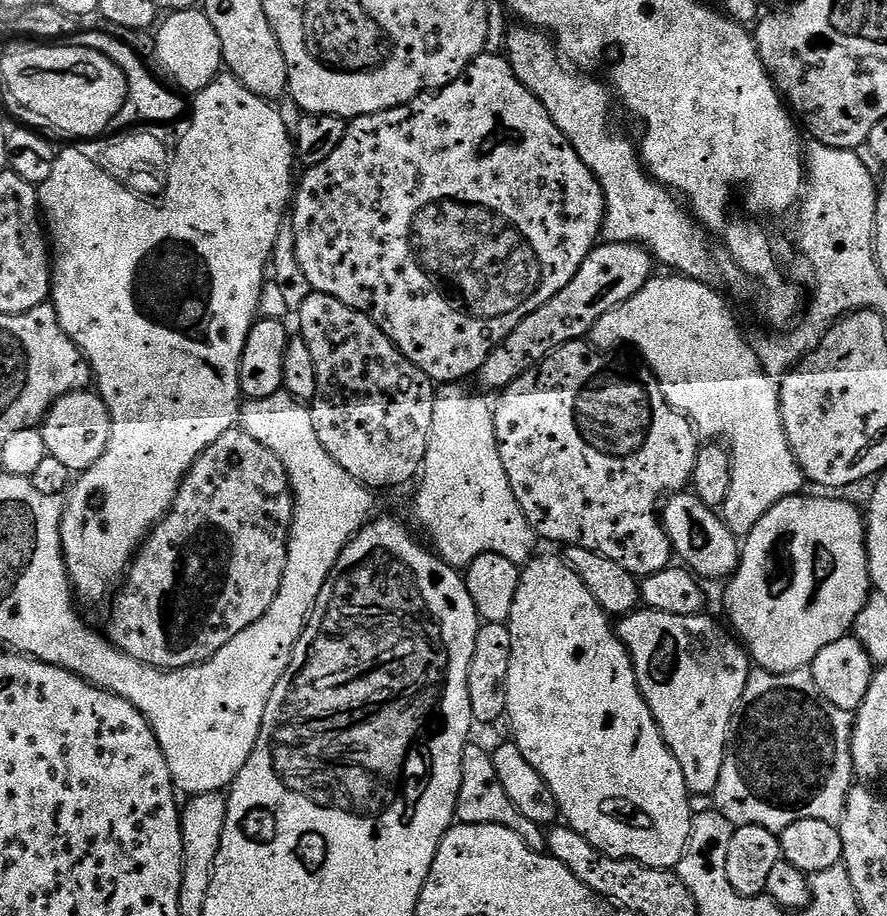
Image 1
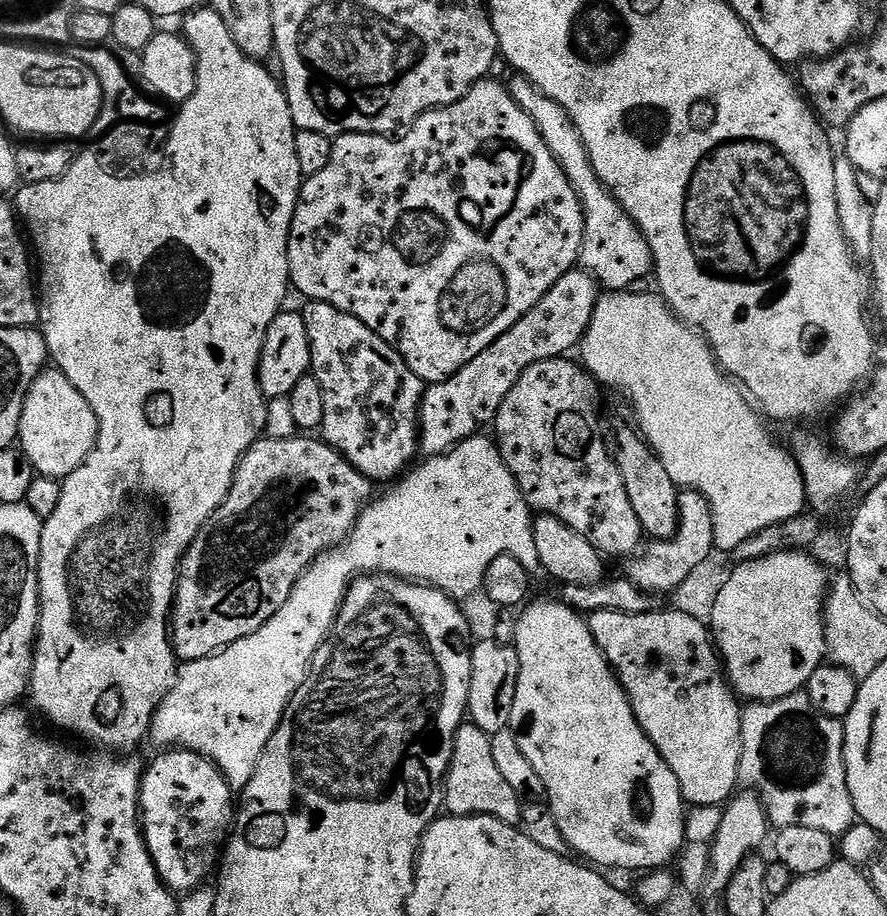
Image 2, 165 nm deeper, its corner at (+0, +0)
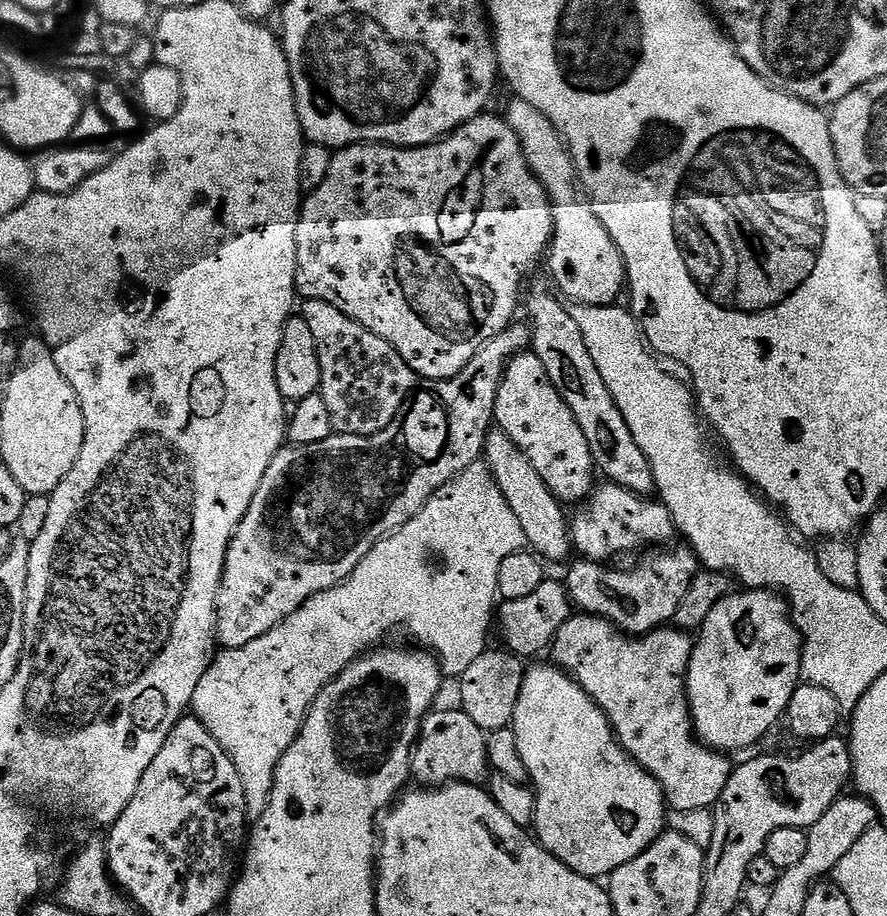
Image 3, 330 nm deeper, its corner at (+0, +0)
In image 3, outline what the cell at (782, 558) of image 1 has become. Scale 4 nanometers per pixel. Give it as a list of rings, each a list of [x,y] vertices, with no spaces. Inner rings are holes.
[[[736,590],[722,598],[722,602],[710,610],[692,645],[688,667],[688,705],[692,711],[692,727],[700,743],[715,748],[717,752],[733,754],[743,748],[754,747],[779,720],[781,723],[794,690],[802,682],[800,667],[804,639],[792,621],[787,599],[779,591],[772,591]]]

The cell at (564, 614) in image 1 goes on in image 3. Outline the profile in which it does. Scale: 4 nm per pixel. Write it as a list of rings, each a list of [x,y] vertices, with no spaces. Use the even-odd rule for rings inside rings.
[[[551,663],[548,664],[540,664],[537,668],[529,667],[525,671],[522,694],[518,698],[518,706],[514,710],[514,718],[510,725],[518,738],[518,754],[522,754],[522,762],[526,762],[531,787],[536,789],[534,835],[547,852],[554,854],[554,858],[558,858],[566,866],[570,866],[570,870],[574,870],[583,876],[607,878],[611,876],[614,870],[618,870],[618,866],[626,866],[626,862],[638,858],[638,854],[645,852],[658,837],[664,835],[666,831],[664,791],[658,781],[645,768],[641,768],[640,763],[630,753],[625,752],[616,738],[616,733],[612,731],[611,722],[606,718],[604,711],[592,701],[590,694],[586,694],[586,690],[582,690],[582,686],[576,683],[567,672],[553,666]]]

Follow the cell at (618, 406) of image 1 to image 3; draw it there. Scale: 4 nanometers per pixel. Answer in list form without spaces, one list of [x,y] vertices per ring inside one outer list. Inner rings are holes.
[[[522,352],[506,366],[504,381],[498,386],[494,420],[499,431],[506,433],[510,442],[530,458],[542,482],[546,482],[561,504],[576,506],[592,495],[594,465],[586,434],[582,434],[582,426],[570,414],[570,406],[566,406],[562,394],[554,390],[546,366],[542,366],[535,352]]]

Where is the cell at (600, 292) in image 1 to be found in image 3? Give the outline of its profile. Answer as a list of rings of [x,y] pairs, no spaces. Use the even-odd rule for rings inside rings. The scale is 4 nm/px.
[[[513,322],[506,330],[502,330],[494,338],[490,338],[490,342],[486,342],[486,346],[482,346],[482,350],[478,350],[478,354],[474,354],[474,358],[470,358],[467,366],[453,380],[425,380],[413,388],[412,393],[408,395],[408,401],[402,406],[402,410],[396,415],[394,422],[390,422],[390,426],[386,426],[386,430],[373,436],[334,434],[330,438],[326,438],[326,442],[314,442],[310,446],[285,446],[281,448],[278,455],[270,462],[270,466],[262,478],[262,486],[258,486],[258,494],[254,494],[254,498],[250,502],[250,510],[246,510],[246,514],[228,547],[228,557],[224,563],[224,578],[220,583],[220,594],[216,603],[216,638],[219,647],[226,649],[246,646],[246,642],[254,642],[254,638],[262,638],[262,634],[274,630],[274,626],[278,626],[283,620],[290,618],[290,614],[294,614],[294,610],[301,608],[307,600],[314,598],[316,594],[337,588],[339,584],[344,583],[351,576],[358,566],[358,562],[362,562],[362,558],[366,558],[366,554],[370,554],[370,550],[374,550],[376,543],[392,532],[396,532],[402,526],[406,526],[406,522],[410,522],[410,518],[417,516],[422,510],[422,506],[426,506],[429,498],[438,490],[442,490],[442,486],[446,486],[455,476],[462,475],[468,467],[477,463],[484,455],[484,444],[488,441],[488,433],[494,424],[498,386],[504,381],[506,366],[515,356],[529,351],[531,342],[532,333],[529,325]]]

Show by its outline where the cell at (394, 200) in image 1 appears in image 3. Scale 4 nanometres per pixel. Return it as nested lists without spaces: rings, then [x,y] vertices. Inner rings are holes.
[[[481,114],[475,116],[470,122],[466,122],[461,128],[445,136],[442,140],[436,140],[432,144],[427,144],[421,148],[394,148],[390,144],[352,144],[348,148],[341,148],[335,153],[330,162],[330,174],[326,174],[326,178],[322,181],[322,186],[318,186],[318,190],[307,193],[303,197],[300,205],[300,217],[298,218],[298,230],[296,231],[296,245],[298,246],[298,254],[296,255],[296,290],[304,300],[325,300],[330,302],[330,306],[338,306],[338,310],[342,310],[342,314],[346,314],[350,318],[354,318],[362,326],[366,326],[366,330],[370,330],[374,334],[378,334],[378,338],[382,338],[386,342],[390,342],[390,346],[394,346],[394,350],[398,350],[398,354],[402,354],[402,358],[411,366],[413,372],[421,381],[425,380],[453,380],[462,369],[470,362],[470,358],[474,358],[474,354],[478,354],[478,350],[482,350],[482,346],[486,346],[486,342],[490,342],[490,338],[494,338],[502,330],[506,330],[509,324],[513,323],[516,307],[521,307],[522,296],[520,300],[520,283],[535,270],[541,267],[542,261],[545,259],[548,245],[552,243],[552,231],[554,230],[554,214],[552,213],[552,199],[548,196],[547,190],[542,186],[542,182],[528,169],[528,163],[524,157],[522,146],[518,142],[518,138],[514,134],[514,130],[510,130],[507,119],[496,116],[488,116],[489,114]]]

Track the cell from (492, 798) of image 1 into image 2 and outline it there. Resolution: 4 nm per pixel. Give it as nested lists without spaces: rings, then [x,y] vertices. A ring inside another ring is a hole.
[[[465,722],[454,737],[454,750],[442,789],[443,811],[450,816],[489,816],[513,826],[519,825],[522,797],[509,786],[494,763],[492,737],[477,724]]]

